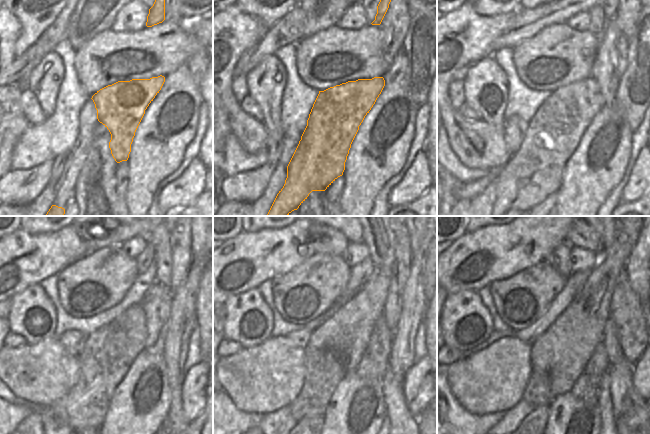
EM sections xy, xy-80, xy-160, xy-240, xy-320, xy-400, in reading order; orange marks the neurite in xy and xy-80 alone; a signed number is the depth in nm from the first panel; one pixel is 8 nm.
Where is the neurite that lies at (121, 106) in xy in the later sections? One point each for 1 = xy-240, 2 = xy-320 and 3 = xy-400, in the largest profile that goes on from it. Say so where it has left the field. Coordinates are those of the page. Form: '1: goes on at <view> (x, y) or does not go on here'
1: goes on at xy-240 (108, 353)
2: goes on at xy-320 (324, 369)
3: goes on at xy-400 (538, 392)

